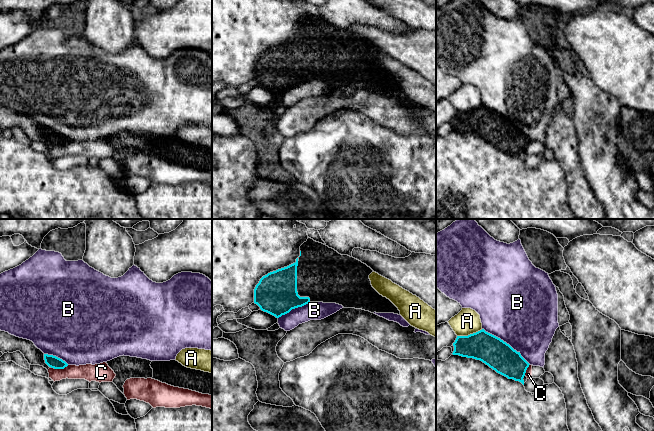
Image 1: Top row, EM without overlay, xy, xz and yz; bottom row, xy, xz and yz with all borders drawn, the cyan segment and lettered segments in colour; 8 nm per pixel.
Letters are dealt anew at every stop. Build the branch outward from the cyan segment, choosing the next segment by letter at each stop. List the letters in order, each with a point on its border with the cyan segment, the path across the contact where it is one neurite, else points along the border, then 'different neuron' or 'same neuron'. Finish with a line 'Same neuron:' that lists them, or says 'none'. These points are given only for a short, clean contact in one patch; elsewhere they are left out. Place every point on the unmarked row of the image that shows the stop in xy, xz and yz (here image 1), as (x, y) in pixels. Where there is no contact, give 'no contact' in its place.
A: yz (470, 110) | different neuron
B: yz (505, 118) | different neuron
C: xy (59, 144) | along xy (68, 141), (63, 144), (50, 143) | different neuron
Same neuron: none

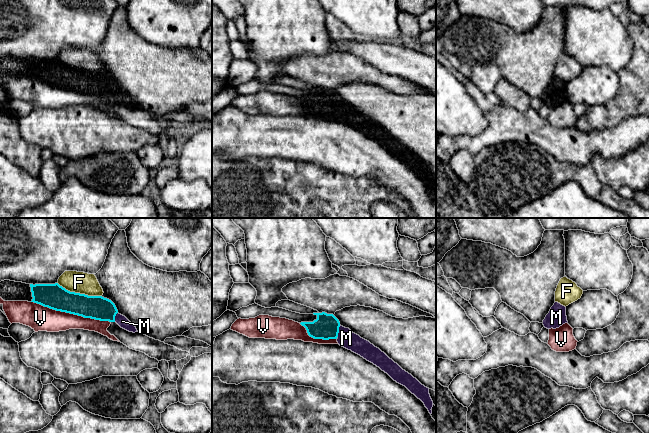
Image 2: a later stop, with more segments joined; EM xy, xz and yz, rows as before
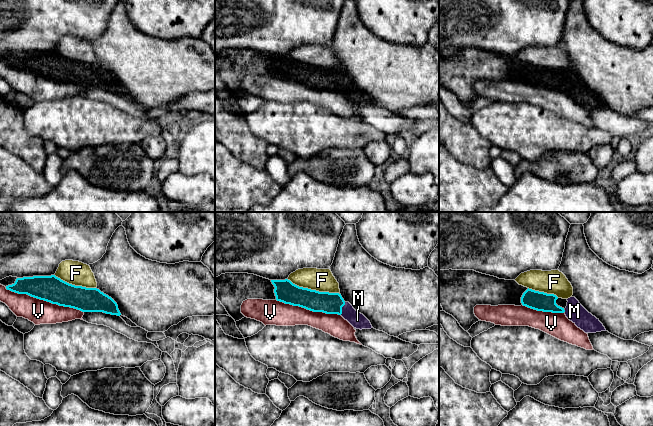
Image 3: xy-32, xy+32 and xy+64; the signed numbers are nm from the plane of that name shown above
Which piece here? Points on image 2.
F: xy (79, 69) | different neuron
M: xz (338, 107) | across xz (326, 102), (338, 107), (346, 114) | same neuron
V: xy (71, 89) | different neuron
Same neuron: M

